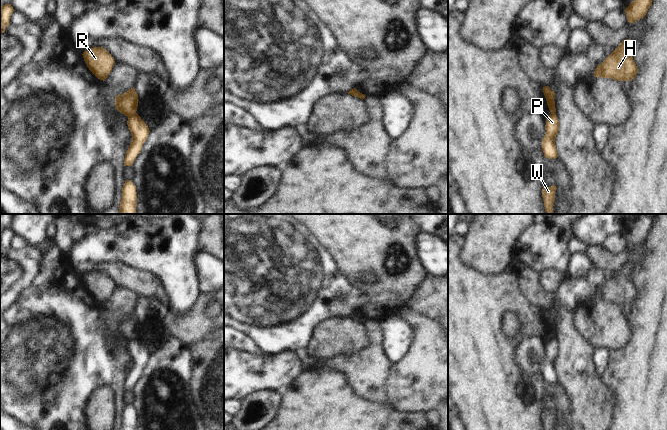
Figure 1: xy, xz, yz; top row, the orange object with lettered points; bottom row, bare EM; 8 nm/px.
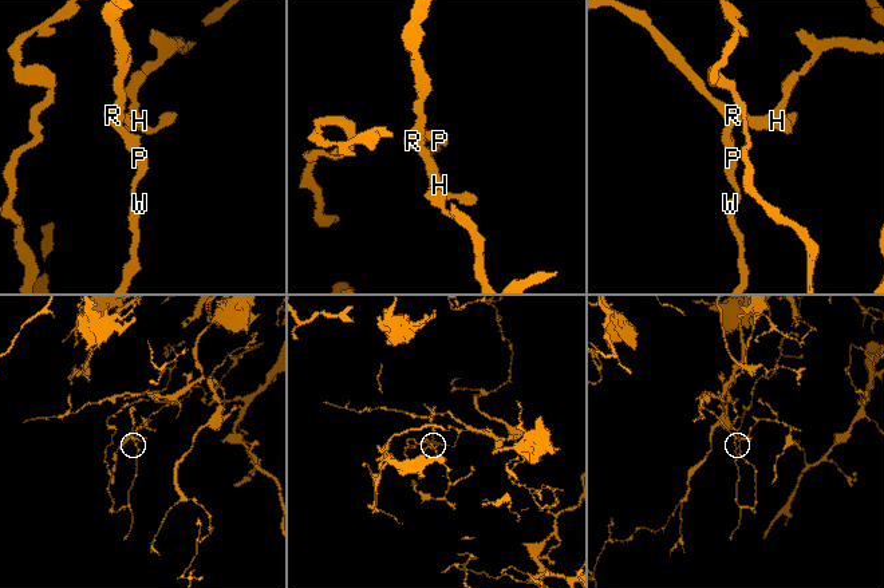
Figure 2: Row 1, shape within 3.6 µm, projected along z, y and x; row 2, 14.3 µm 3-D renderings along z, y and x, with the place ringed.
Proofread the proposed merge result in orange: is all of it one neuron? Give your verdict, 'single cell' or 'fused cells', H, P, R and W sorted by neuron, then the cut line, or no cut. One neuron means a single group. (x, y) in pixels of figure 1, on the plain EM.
fused cells; groups H R / P W; cut xy (136, 337), (128, 341)

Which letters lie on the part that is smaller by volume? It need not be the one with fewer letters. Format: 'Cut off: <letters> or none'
Cut off: H, R

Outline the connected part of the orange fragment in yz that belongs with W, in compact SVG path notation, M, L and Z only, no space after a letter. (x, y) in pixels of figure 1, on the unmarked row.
M555 409L551 411L542 412L542 421L544 425L544 430L553 430L555 425L555 415L557 411Z

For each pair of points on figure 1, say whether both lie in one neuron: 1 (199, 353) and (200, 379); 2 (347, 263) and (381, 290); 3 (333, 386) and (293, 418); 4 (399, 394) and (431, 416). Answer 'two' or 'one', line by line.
1: one
2: one
3: one
4: two

